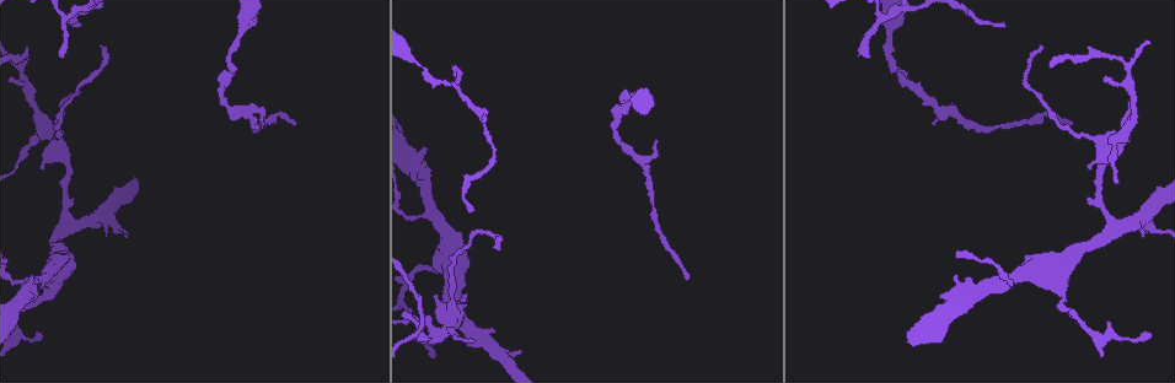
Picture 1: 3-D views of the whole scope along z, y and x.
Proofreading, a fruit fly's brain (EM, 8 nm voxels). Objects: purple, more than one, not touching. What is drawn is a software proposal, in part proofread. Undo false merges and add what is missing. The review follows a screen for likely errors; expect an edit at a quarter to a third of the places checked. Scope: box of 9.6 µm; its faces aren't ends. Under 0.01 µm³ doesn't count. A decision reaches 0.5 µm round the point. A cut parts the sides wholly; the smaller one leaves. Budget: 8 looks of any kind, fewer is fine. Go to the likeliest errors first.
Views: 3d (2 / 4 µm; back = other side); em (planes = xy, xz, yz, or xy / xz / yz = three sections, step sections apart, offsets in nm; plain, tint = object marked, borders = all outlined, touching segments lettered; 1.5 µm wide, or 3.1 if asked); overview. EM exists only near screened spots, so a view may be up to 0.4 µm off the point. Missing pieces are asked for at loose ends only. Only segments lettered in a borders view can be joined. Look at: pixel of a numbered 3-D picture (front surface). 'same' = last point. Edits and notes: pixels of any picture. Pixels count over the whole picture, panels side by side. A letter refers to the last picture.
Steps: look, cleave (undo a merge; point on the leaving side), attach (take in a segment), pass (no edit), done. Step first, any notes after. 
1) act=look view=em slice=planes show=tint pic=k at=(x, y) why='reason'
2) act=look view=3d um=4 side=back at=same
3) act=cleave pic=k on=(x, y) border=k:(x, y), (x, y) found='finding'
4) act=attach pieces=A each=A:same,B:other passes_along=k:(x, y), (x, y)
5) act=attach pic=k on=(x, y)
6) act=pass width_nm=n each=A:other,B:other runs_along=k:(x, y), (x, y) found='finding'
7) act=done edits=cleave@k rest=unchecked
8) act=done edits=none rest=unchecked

act=look view=em slice=xz step=4 show=borders pic=1 at=(62, 56) why='thin end'

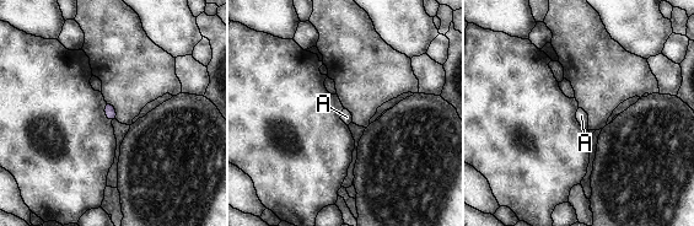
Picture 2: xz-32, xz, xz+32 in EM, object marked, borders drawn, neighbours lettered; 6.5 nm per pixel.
act=look view=em slice=planes show=borders at=same why='another direction'

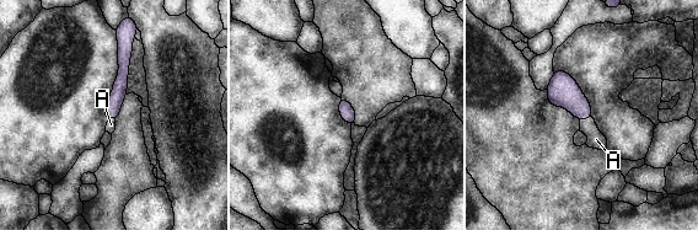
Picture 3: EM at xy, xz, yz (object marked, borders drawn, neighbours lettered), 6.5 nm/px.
act=attach pic=3 on=(596, 139) longest_contact=A:80nm each=A:same passes_along=3:(563, 91), (585, 118), (596, 139) found='the neuron continues'

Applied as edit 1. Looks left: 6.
act=look view=em slice=planes show=plain pic=1 at=(57, 121) why='three arms meet'

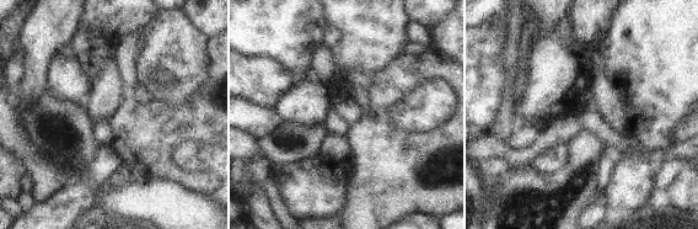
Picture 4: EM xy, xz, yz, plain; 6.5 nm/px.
act=look view=em slice=planes show=borders at=same

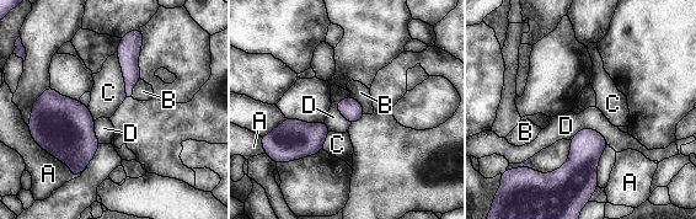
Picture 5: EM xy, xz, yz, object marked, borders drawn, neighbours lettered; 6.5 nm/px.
act=pass longest_contact=A:400nm each=A:other,B:other,C:other,D:other border=5:(569, 139), (594, 128), (610, 145) found='continuous, no second neuron'

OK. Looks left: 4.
act=look view=em slice=planes show=borders pic=1 at=(77, 25) why='branch stops here'

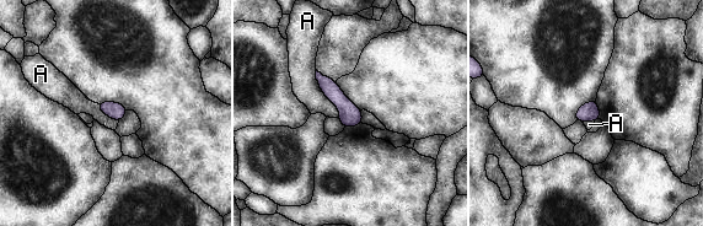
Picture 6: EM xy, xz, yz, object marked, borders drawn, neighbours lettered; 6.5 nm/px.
act=pass each=A:other runs_along=6:(318, 76), (358, 122) found='none of them fits'

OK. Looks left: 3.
act=done edits=attach@3 rest=unchecked

